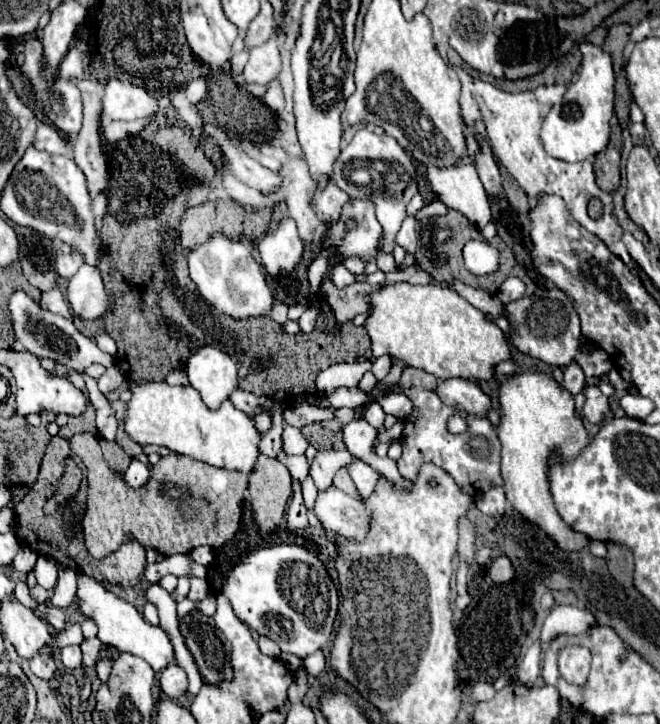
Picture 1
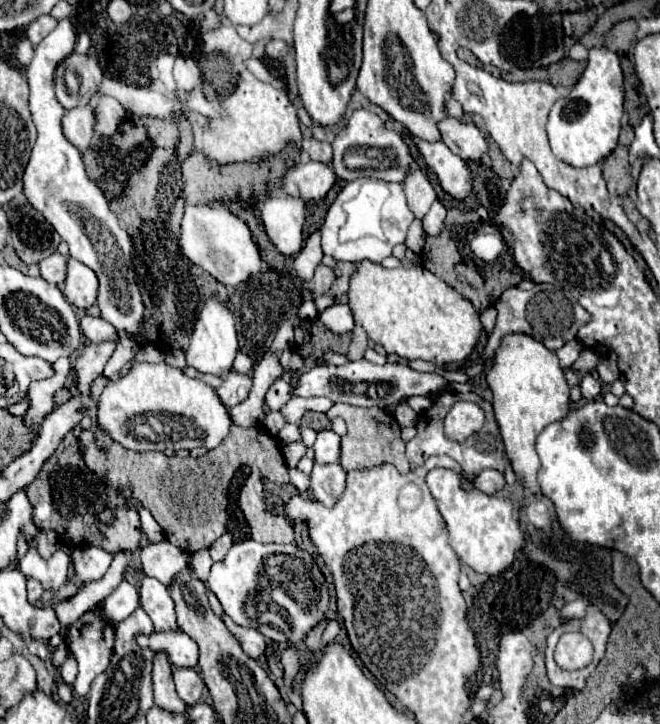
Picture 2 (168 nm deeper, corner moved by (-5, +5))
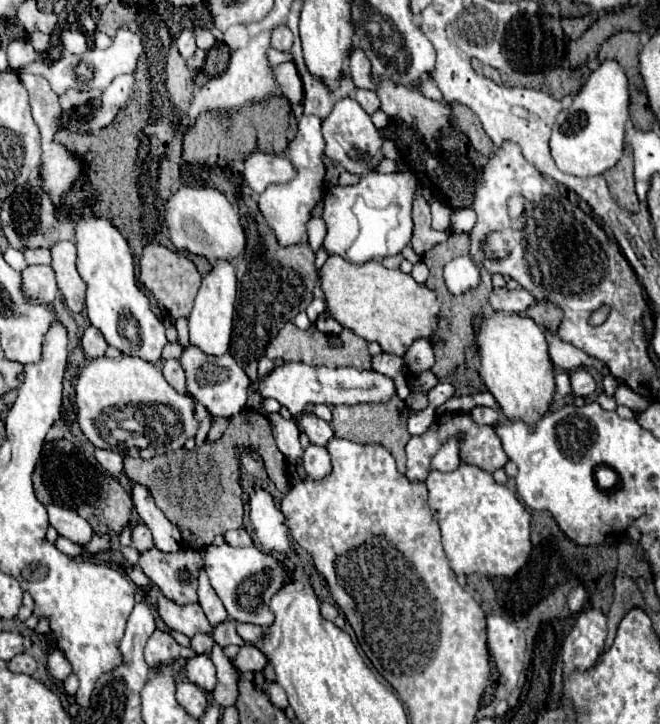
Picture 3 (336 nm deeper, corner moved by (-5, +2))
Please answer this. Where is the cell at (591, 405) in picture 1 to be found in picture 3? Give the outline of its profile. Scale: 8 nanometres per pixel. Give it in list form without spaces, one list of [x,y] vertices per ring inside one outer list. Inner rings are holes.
[[[577,368],[571,372],[571,386],[575,396],[589,396],[595,392],[595,380],[585,368]]]

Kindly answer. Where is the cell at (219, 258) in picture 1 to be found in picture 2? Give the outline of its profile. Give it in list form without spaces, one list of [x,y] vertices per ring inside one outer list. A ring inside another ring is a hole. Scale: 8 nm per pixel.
[[[185,205],[179,245],[193,265],[201,267],[205,273],[233,291],[251,277],[263,273],[261,257],[251,239],[249,227],[223,205]]]

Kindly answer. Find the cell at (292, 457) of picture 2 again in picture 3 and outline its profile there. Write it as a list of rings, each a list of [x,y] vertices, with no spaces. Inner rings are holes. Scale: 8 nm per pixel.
[[[285,362],[275,366],[269,374],[257,376],[249,384],[251,392],[259,392],[263,398],[275,398],[281,406],[287,406],[291,414],[297,414],[305,404],[359,404],[359,402],[387,402],[395,394],[395,384],[391,378],[379,372],[359,372],[355,368],[327,368],[309,366],[303,362]]]

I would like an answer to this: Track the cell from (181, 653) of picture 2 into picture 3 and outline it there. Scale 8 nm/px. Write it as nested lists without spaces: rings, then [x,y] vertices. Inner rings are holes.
[[[199,654],[199,656],[191,658],[191,660],[187,660],[185,672],[187,672],[189,682],[197,684],[197,686],[203,688],[205,692],[213,692],[213,690],[215,690],[215,684],[217,684],[215,666],[213,666],[213,662],[209,660],[209,656]]]

